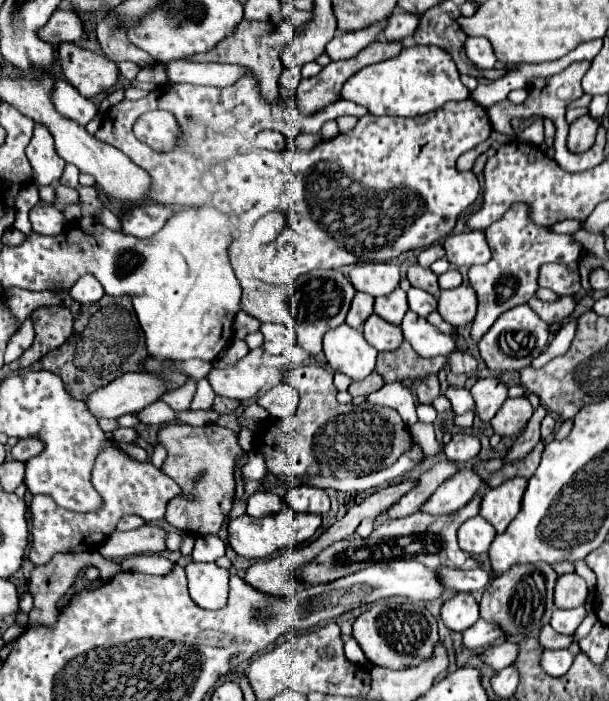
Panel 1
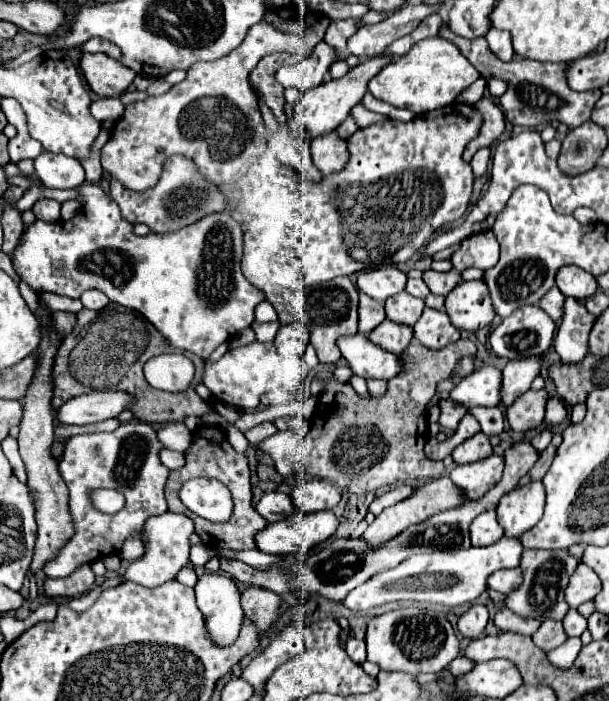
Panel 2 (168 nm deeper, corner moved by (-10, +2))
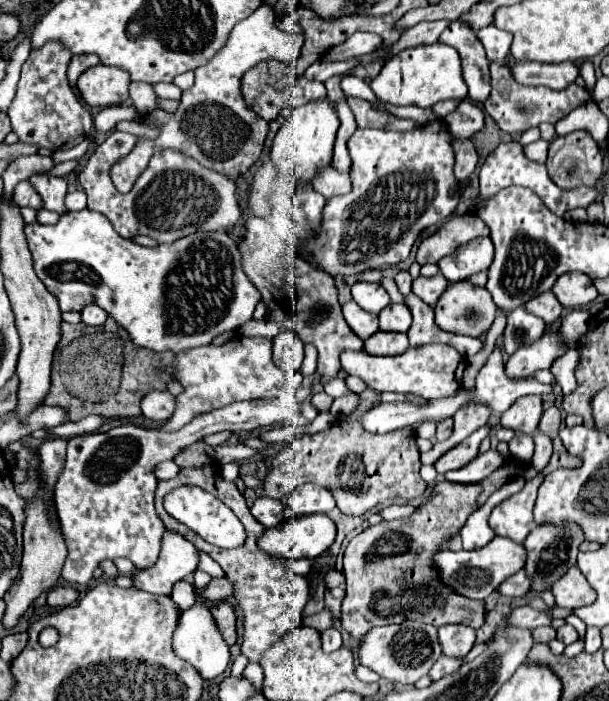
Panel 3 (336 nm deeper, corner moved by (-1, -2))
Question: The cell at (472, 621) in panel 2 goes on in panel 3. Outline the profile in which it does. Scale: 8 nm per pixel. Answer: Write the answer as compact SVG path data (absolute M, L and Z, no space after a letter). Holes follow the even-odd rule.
M441 626L439 628L439 642L443 648L443 654L447 656L467 656L467 652L475 644L475 630L471 626Z

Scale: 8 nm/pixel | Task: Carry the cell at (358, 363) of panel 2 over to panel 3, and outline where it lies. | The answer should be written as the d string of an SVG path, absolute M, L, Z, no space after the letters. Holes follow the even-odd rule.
M427 344L419 348L407 348L407 352L399 356L371 356L365 354L365 350L361 352L343 350L341 368L349 376L361 378L369 388L381 392L405 392L405 394L423 396L425 400L433 400L433 398L449 396L461 386L465 358L447 344Z

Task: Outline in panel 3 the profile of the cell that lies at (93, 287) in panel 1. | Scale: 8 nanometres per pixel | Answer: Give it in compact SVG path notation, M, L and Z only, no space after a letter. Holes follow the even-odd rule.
M97 304L83 306L83 310L81 310L81 320L87 326L101 326L105 322L105 318L107 318L105 310L101 310L101 306L97 306Z

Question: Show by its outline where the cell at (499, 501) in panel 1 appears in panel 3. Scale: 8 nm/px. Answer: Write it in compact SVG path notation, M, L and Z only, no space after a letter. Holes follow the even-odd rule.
M541 478L529 480L521 492L497 504L489 516L489 526L497 536L511 538L513 542L523 542L533 528L533 504Z

